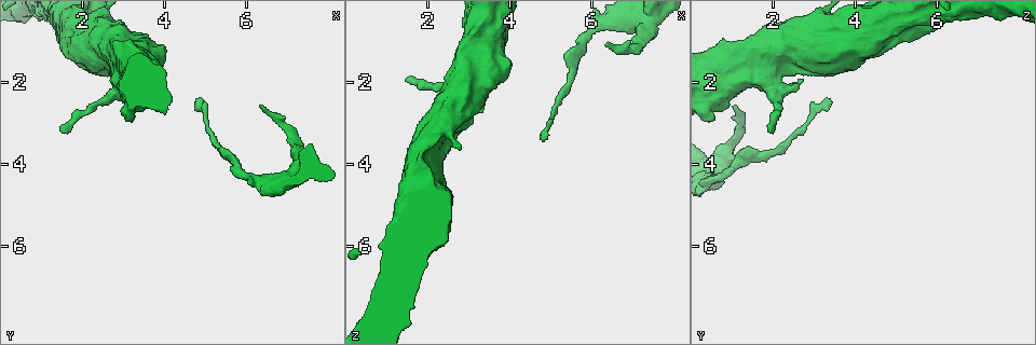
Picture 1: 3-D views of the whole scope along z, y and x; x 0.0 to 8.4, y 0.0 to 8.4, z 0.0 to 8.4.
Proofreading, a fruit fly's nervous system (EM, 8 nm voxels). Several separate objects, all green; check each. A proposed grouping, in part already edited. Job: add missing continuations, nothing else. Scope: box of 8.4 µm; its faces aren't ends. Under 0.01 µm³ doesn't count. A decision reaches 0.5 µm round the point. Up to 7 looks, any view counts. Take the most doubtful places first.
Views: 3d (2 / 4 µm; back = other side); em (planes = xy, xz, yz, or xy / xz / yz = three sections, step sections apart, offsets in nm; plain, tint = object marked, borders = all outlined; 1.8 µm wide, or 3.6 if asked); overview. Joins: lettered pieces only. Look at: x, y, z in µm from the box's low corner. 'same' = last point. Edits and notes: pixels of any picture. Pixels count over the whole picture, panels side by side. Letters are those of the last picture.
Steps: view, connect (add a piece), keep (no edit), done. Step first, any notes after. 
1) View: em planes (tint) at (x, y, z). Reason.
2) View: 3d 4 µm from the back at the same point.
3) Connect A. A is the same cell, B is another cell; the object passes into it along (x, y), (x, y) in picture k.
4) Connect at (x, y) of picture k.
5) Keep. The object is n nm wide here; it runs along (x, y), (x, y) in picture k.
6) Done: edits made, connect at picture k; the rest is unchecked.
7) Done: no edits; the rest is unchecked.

View: em planes (plain) at (6.40, 2.60, 1.05). Free end.

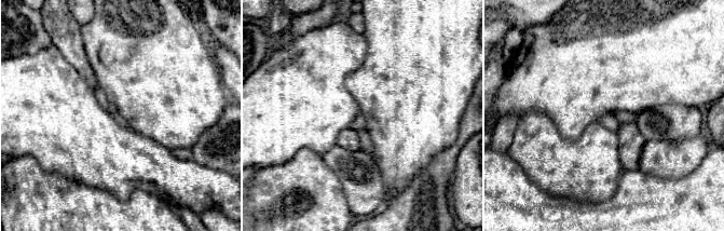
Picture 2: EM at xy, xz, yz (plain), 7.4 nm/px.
View: em planes (borders) at the same point.

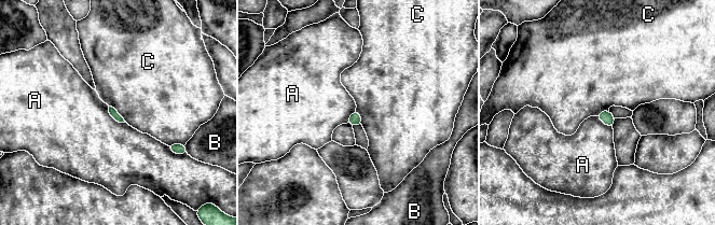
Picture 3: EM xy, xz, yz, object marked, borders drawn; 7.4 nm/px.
Keep. A, B and C are other cells; a border runs along (109, 106), (126, 122) in picture 3; no lettered piece goes on from it.

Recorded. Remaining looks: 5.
View: 3d 2 µm at (1.50, 3.15, 1.90). Thin end.

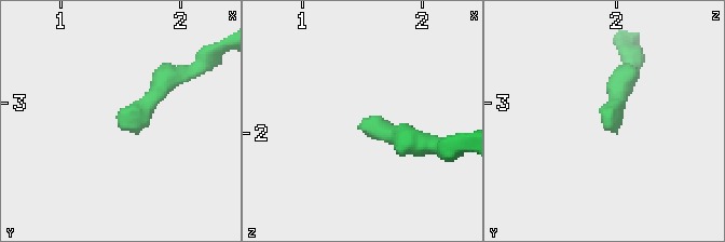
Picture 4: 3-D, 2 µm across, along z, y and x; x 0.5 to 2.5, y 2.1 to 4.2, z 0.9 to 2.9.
View: em planes (tint) at (1.48, 3.14, 1.96).

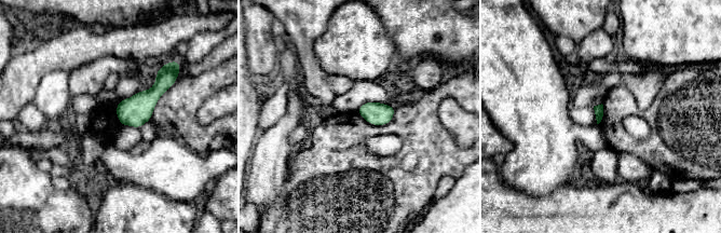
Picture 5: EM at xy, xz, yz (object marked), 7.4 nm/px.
View: em planes (borders) at the same point. See the neighbours.

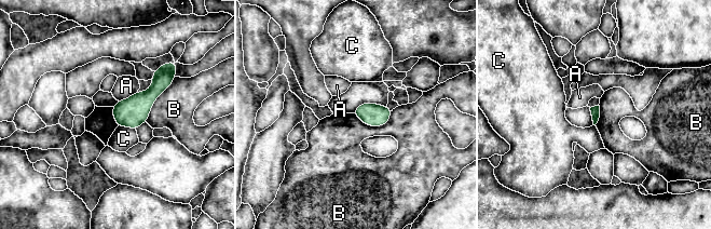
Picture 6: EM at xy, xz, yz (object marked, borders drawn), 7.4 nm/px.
Keep. A, B and C are other cells; a border runs along (176, 77), (156, 98), (146, 122) in picture 6; none of them fits.

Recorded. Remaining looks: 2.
View: em planes (borders) at (4.75, 2.45, 3.45). Tapers out.

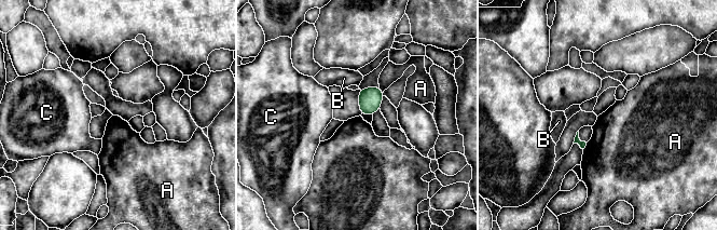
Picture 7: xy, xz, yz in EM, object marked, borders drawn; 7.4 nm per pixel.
Keep. The object is 160 nm wide here; A, B and C are other cells; a border runs along (587, 143), (583, 149) in picture 7; none of them fits.

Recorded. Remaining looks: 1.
Done: no edits; the rest is unchecked.

